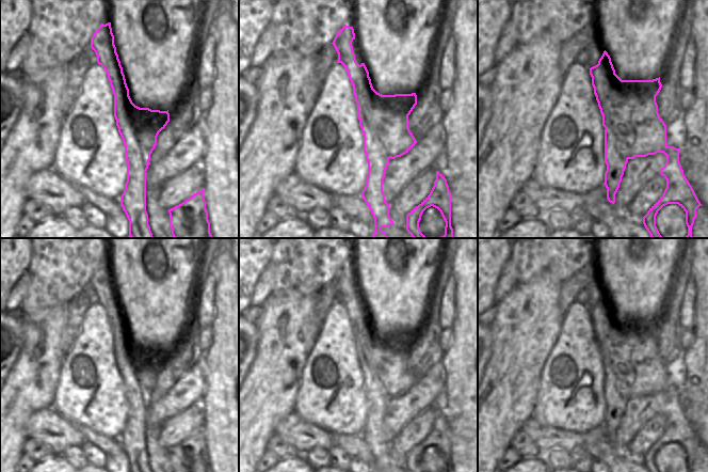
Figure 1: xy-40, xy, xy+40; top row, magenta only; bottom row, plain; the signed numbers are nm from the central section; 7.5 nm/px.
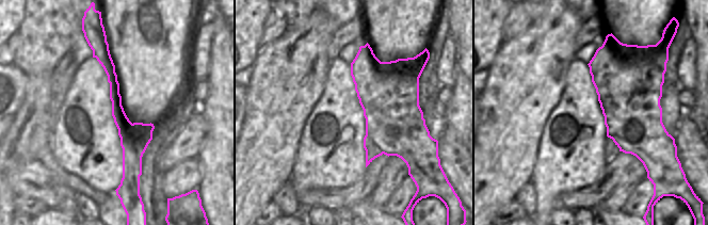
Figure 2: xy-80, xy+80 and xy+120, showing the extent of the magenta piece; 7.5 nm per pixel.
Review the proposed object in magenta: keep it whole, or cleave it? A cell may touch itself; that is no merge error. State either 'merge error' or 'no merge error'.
merge error

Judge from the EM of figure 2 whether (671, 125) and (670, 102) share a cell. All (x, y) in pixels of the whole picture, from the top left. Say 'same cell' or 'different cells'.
same cell

